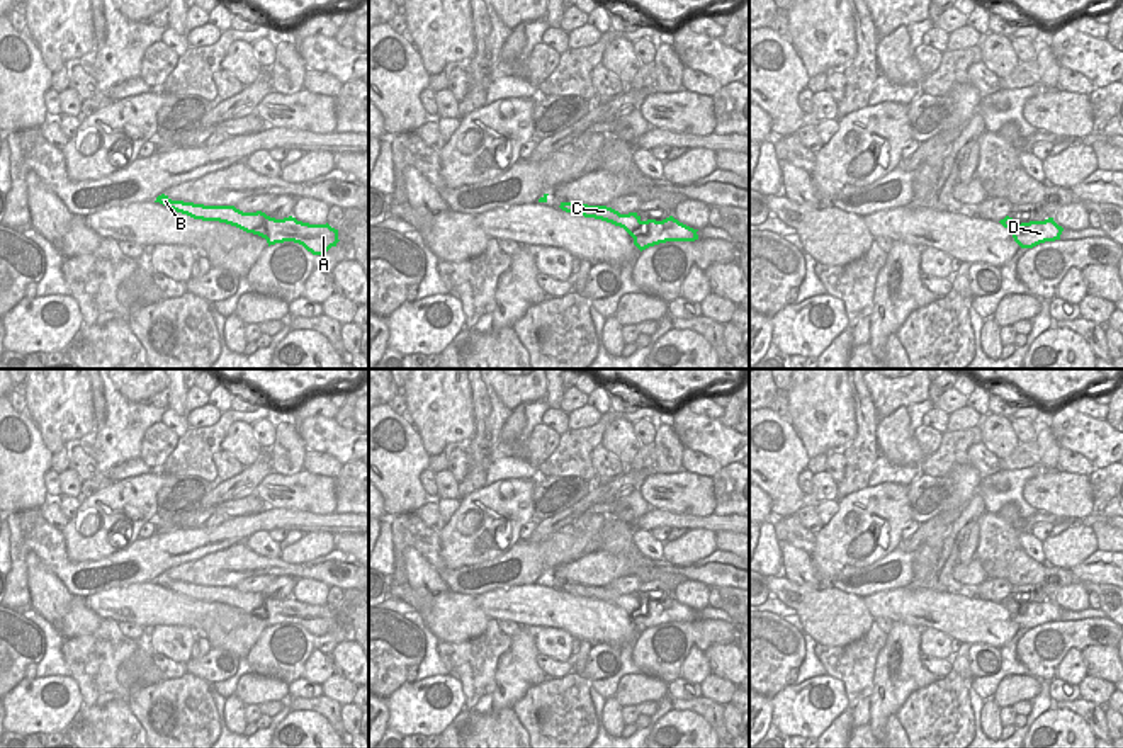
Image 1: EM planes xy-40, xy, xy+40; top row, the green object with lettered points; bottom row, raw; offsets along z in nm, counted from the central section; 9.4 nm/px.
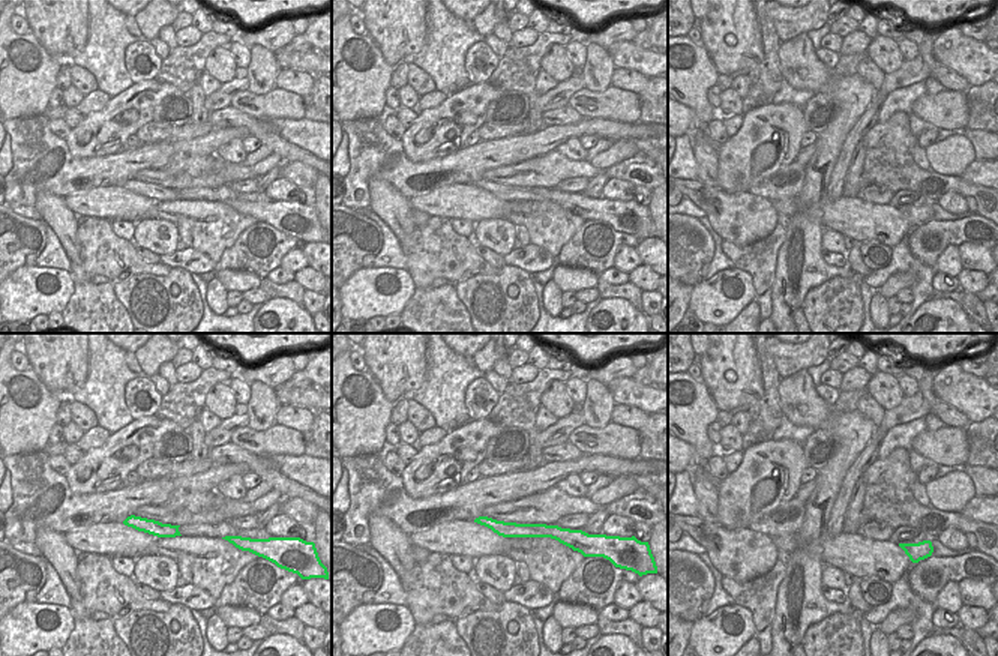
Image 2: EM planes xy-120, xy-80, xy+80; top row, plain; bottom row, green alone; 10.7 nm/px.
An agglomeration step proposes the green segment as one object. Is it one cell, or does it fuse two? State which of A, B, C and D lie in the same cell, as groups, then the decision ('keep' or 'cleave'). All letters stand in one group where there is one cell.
groups A B C D; keep

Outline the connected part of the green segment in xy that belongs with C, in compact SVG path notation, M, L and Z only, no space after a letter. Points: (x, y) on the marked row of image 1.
M561 202L559 207L574 216L595 218L624 228L634 238L634 245L641 252L666 241L698 240L698 235L697 235L698 230L693 230L680 223L673 216L663 221L656 221L656 219L642 221L637 212L620 214L618 211L607 206Z

